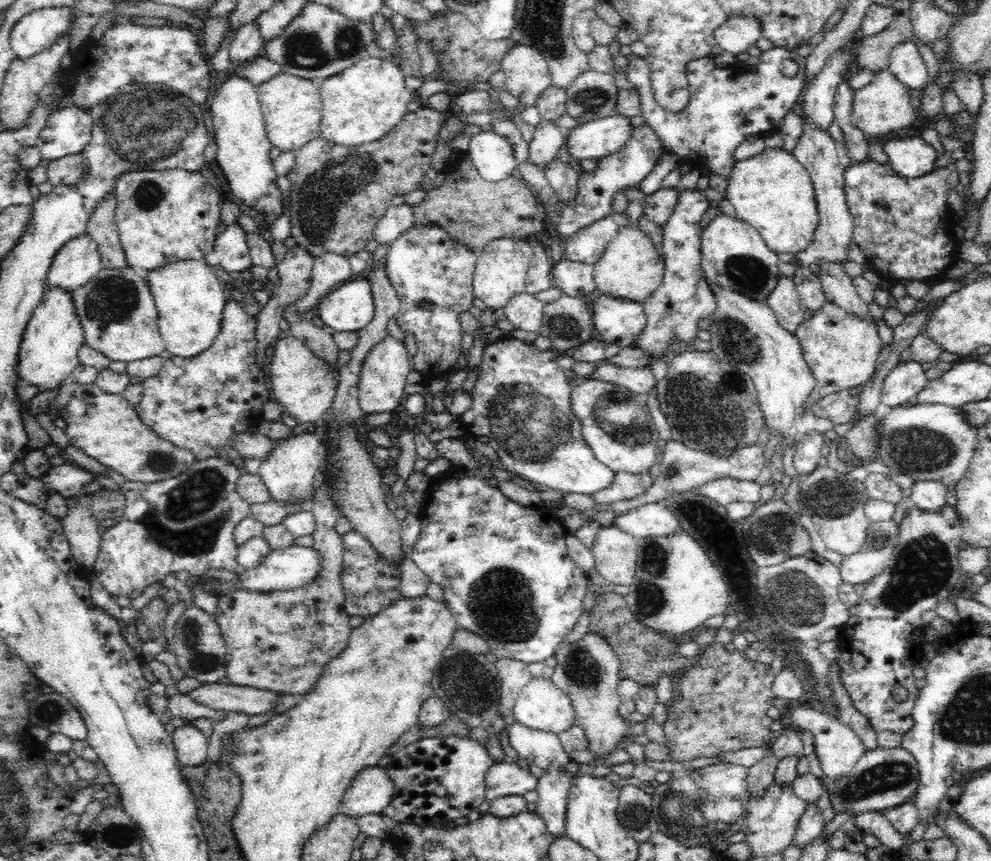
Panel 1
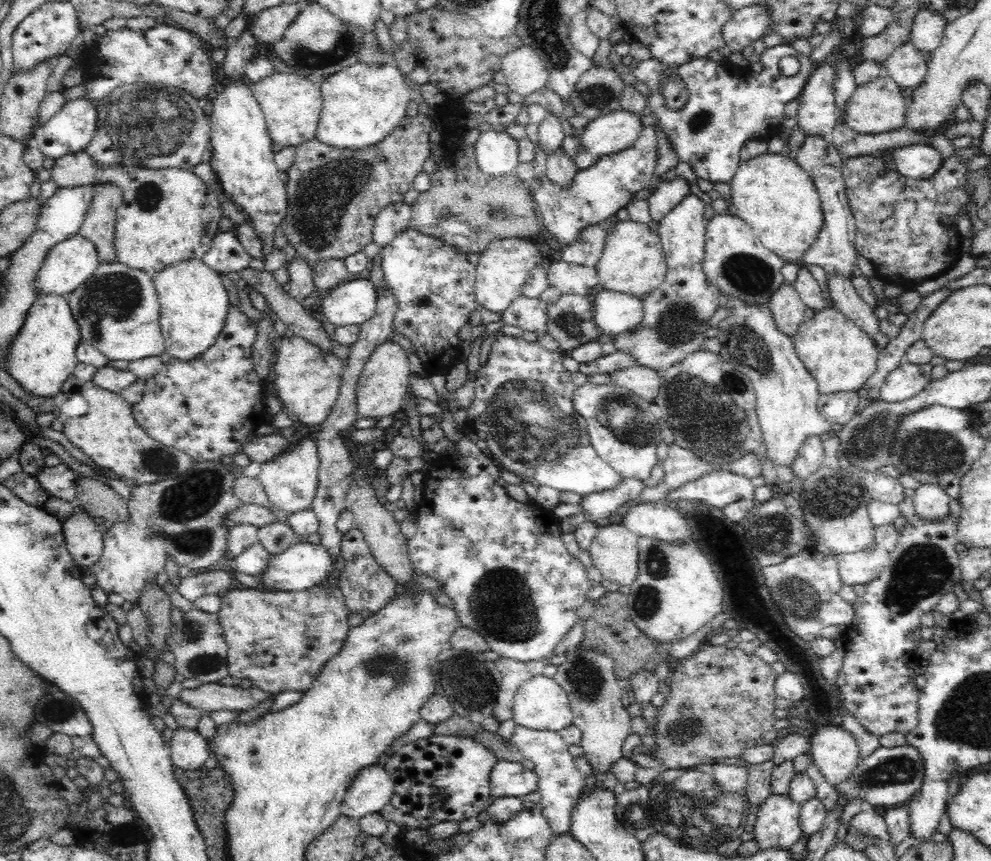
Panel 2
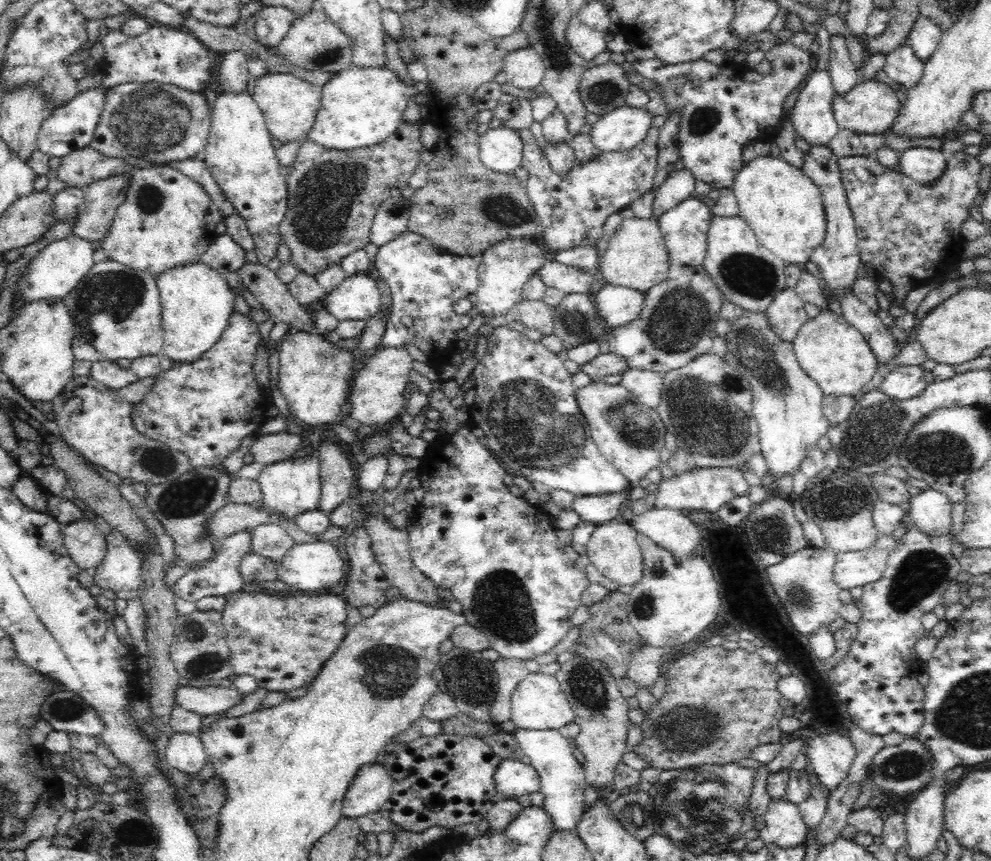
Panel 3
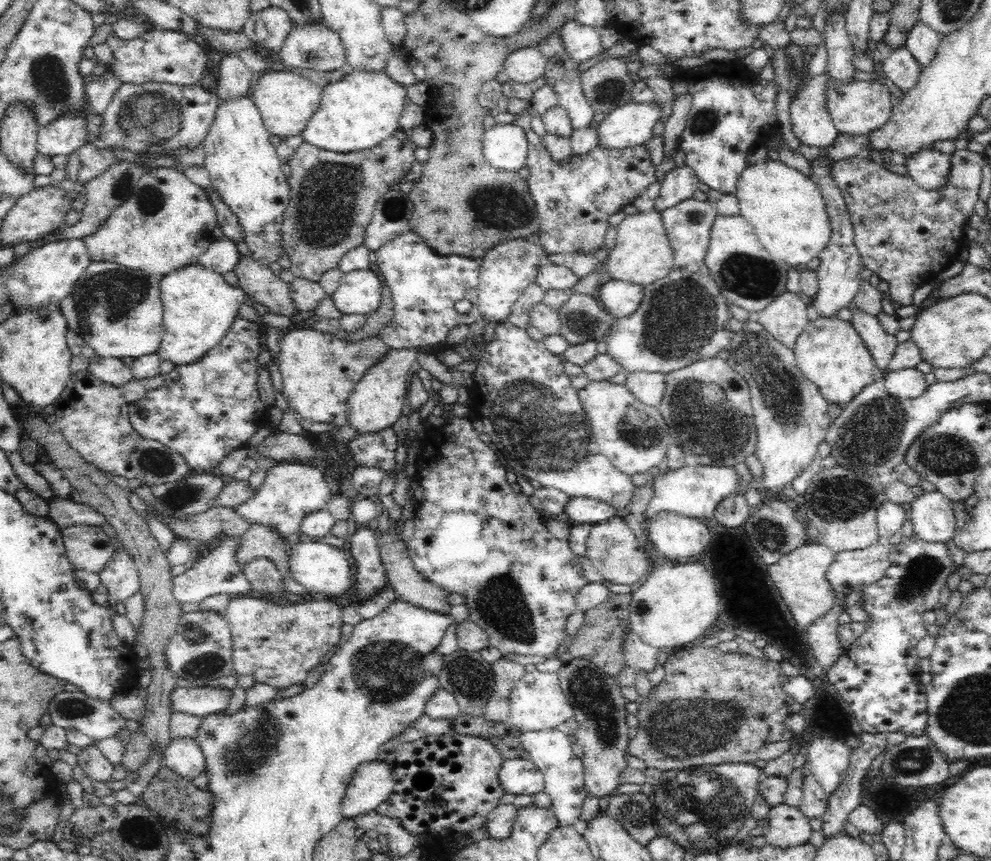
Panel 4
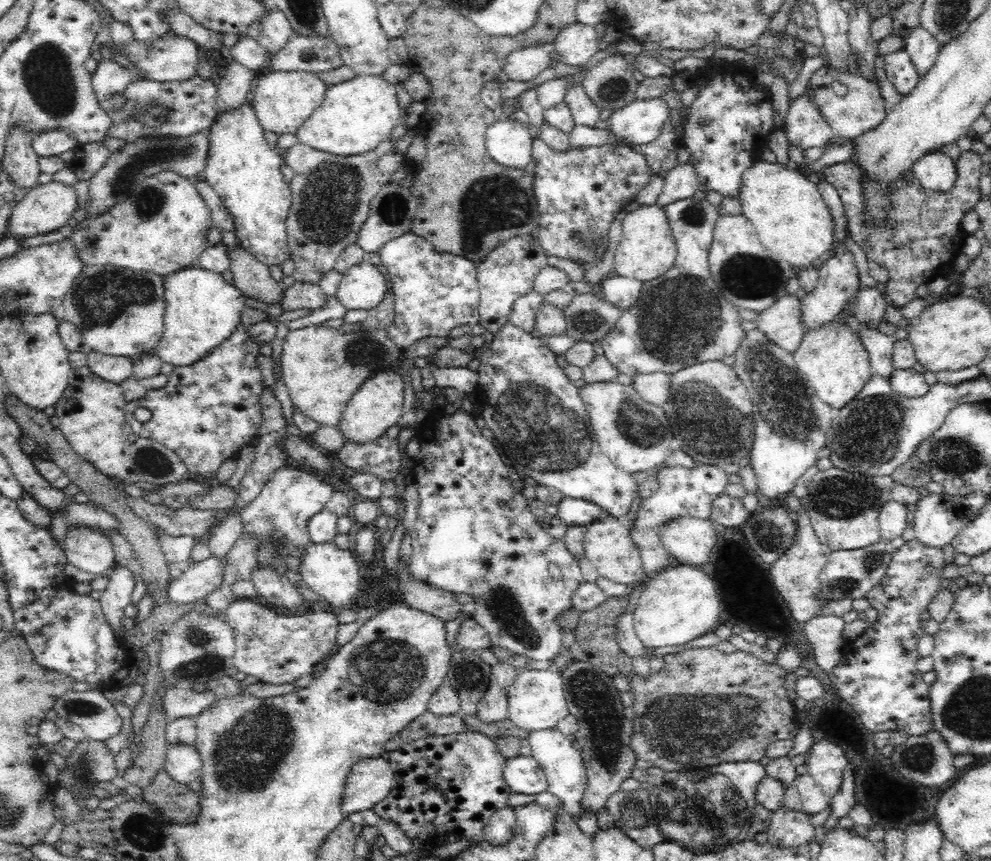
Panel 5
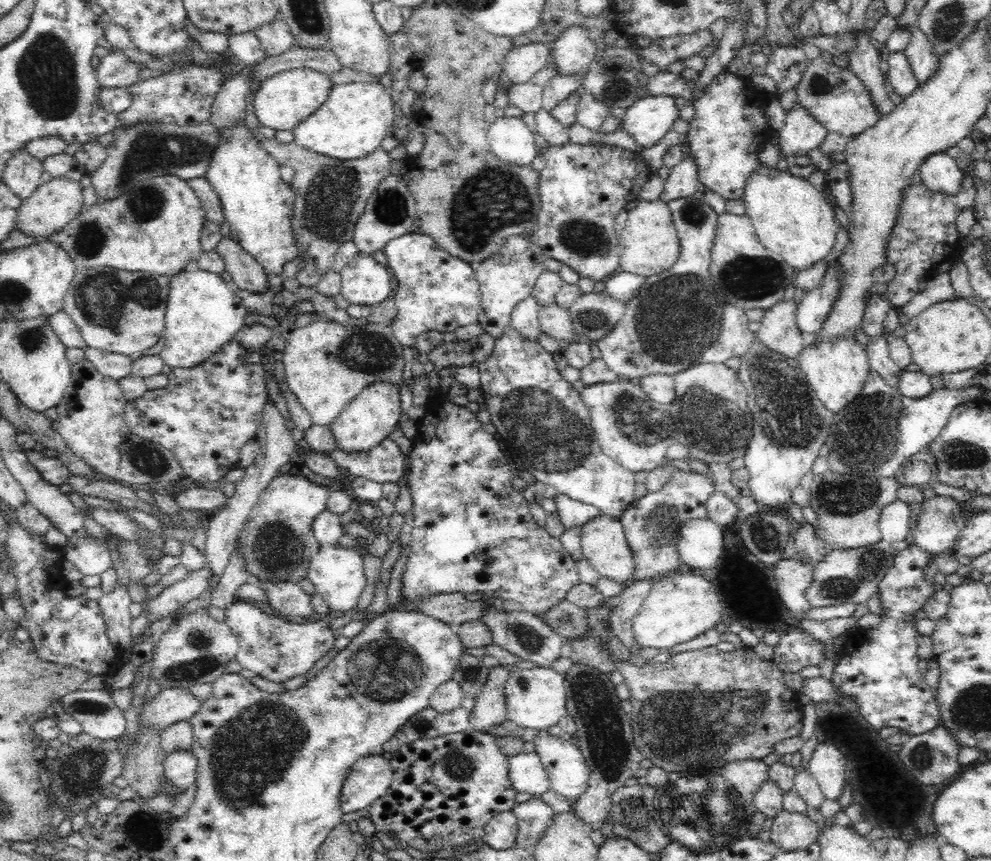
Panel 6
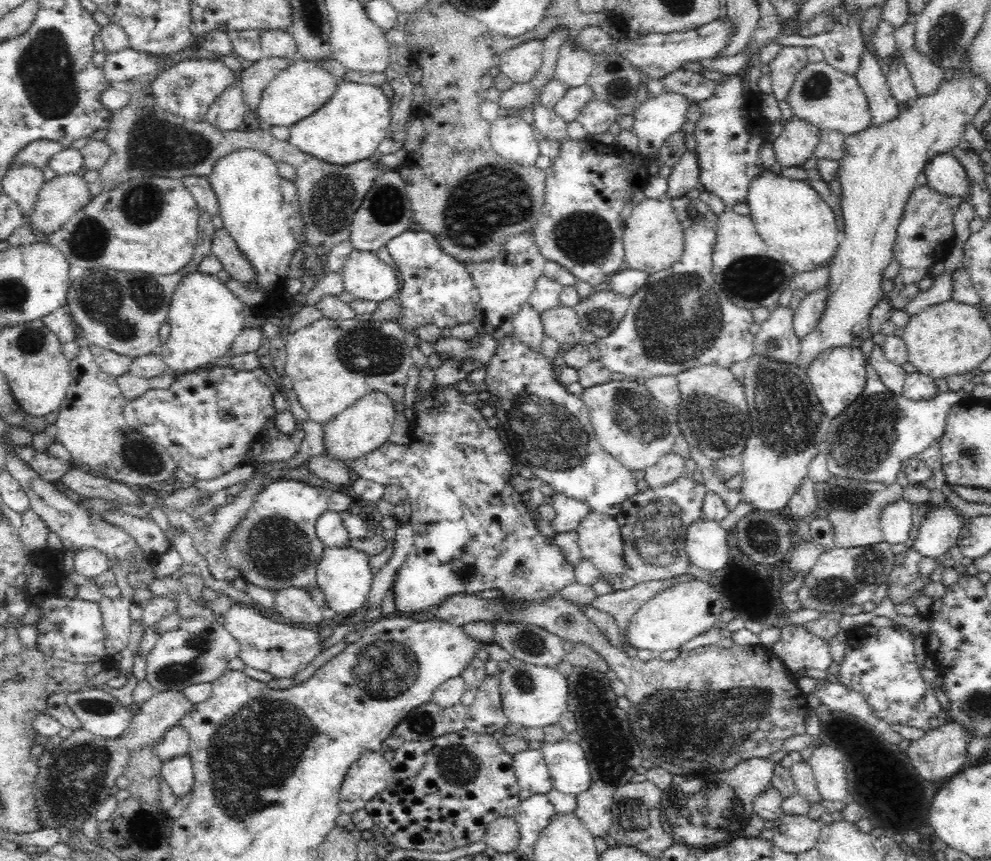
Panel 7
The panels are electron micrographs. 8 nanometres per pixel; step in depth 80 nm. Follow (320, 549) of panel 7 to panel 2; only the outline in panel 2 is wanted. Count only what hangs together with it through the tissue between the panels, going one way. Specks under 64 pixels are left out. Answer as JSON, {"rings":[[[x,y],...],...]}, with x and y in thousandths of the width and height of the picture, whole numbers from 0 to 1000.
{"rings":[[[317,506],[306,508],[294,517],[294,520],[285,525],[277,534],[265,538],[260,559],[266,566],[270,581],[277,590],[289,597],[311,592],[317,583],[320,564],[322,562],[323,532],[320,523],[320,511]]]}

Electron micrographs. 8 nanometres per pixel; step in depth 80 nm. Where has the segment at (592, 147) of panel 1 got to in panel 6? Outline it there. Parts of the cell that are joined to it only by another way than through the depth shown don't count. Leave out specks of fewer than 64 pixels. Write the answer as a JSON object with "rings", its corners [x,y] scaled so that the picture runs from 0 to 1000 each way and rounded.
{"rings":[[[654,111],[643,115],[636,123],[629,137],[625,137],[626,148],[647,170],[647,173],[658,172],[666,165],[666,160],[678,151],[680,142],[686,137],[686,125],[682,121],[682,113]]]}

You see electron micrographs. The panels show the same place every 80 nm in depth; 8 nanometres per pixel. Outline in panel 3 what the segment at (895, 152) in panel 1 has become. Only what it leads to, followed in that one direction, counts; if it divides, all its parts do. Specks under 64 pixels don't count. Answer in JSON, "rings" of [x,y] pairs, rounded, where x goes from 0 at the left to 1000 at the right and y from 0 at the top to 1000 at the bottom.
{"rings":[[[916,172],[909,179],[909,200],[928,214],[942,214],[953,200],[956,178],[942,172]]]}

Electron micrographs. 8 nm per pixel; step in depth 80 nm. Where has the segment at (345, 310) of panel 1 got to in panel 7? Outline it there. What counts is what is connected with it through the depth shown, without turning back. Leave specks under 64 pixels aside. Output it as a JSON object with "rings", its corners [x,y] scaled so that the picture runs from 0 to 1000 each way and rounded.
{"rings":[[[357,289],[345,314],[347,337],[354,339],[359,347],[385,351],[387,347],[400,345],[404,337],[400,312],[385,303],[377,292]]]}

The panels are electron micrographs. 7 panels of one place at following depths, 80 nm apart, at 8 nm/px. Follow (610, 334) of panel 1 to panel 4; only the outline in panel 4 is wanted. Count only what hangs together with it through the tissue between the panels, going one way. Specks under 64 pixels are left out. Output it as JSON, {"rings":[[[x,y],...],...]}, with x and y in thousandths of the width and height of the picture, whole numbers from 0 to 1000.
{"rings":[[[616,323],[604,334],[607,354],[623,370],[636,367],[649,347],[649,332]]]}

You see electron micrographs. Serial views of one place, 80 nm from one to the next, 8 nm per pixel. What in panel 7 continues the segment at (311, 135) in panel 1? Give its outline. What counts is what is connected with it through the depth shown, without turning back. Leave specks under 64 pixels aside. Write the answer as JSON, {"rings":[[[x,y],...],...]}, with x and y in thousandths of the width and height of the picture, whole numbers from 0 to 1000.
{"rings":[[[297,72],[295,77],[289,77],[266,102],[264,116],[262,116],[259,128],[262,142],[268,142],[272,146],[289,145],[293,148],[303,138],[308,138],[325,125],[339,107],[341,96],[337,87],[324,79],[322,74],[318,74],[318,72]]]}

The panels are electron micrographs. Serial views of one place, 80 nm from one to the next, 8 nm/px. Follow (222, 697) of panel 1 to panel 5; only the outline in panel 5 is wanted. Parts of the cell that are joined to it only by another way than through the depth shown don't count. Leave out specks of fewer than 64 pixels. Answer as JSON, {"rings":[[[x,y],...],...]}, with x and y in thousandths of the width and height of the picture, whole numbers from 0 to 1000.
{"rings":[[[172,798],[162,813],[168,834],[173,837],[182,833],[197,833],[217,819],[216,805],[197,804],[193,799]]]}

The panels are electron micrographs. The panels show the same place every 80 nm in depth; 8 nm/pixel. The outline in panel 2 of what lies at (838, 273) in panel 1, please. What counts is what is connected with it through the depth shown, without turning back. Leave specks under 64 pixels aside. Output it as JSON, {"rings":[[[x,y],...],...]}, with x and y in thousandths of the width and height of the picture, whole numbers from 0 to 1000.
{"rings":[[[847,318],[836,321],[837,344],[841,352],[856,372],[863,374],[890,407],[898,394],[888,384],[888,370],[882,366],[882,357],[874,353],[865,340],[858,323]]]}

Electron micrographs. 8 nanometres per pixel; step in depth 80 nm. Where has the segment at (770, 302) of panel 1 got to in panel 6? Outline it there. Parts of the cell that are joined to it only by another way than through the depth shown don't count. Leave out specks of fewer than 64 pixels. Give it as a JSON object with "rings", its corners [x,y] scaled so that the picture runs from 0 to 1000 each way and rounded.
{"rings":[[[801,347],[787,348],[772,360],[763,391],[773,404],[803,417],[812,402],[810,387],[804,380],[803,370],[804,354]]]}

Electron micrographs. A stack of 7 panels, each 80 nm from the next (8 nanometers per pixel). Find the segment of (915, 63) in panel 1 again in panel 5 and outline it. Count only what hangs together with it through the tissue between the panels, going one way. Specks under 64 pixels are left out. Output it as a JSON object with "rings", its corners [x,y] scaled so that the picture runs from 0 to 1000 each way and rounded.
{"rings":[[[912,57],[893,64],[893,81],[896,93],[908,109],[914,111],[926,98],[929,91],[928,86],[924,82],[922,73]]]}

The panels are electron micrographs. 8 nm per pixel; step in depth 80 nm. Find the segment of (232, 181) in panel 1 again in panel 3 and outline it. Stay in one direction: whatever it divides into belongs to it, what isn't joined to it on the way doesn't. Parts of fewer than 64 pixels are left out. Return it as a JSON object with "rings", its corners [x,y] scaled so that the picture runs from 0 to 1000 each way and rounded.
{"rings":[[[249,106],[220,109],[215,120],[213,136],[213,148],[203,184],[209,190],[218,214],[226,223],[226,228],[234,236],[238,247],[248,257],[256,278],[255,293],[259,296],[260,305],[268,308],[280,298],[284,281],[282,262],[292,239],[290,204],[283,202],[284,193],[279,184],[279,173],[274,168],[275,158],[269,150],[265,130],[255,115],[255,110]]]}

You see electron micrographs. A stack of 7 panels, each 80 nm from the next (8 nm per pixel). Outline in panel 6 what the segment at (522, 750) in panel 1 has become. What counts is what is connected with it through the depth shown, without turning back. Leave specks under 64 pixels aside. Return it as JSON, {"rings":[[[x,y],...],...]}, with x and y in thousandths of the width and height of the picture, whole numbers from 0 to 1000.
{"rings":[[[552,848],[545,849],[545,855],[537,861],[553,898],[556,916],[581,931],[594,908],[593,889],[581,861],[555,855]]]}

